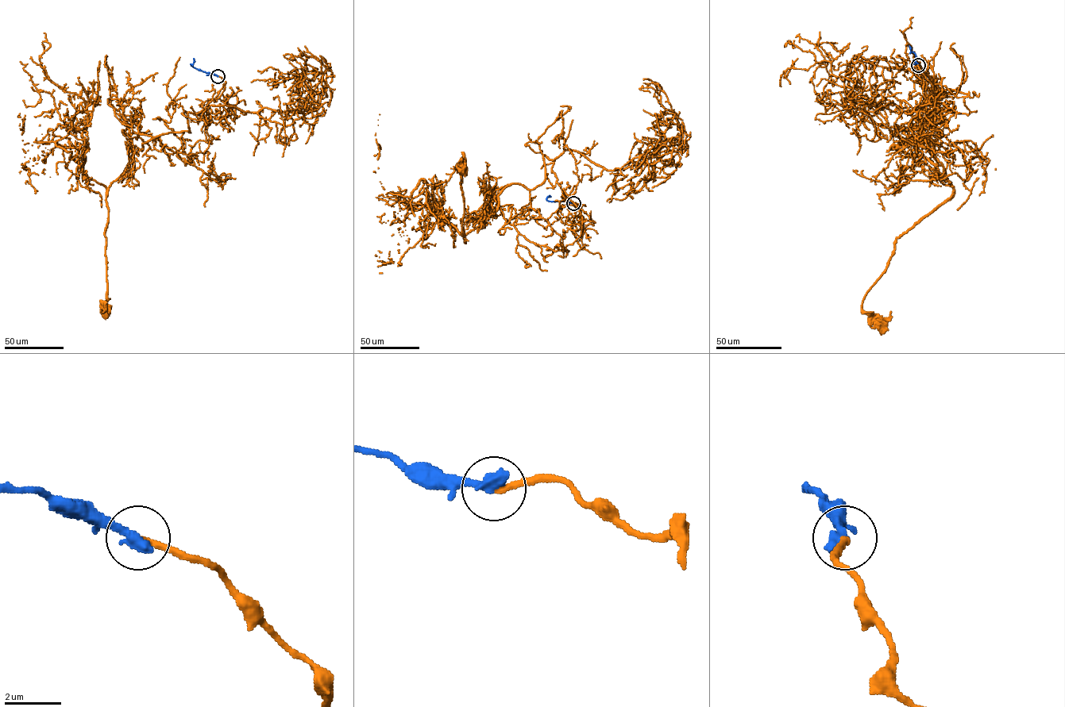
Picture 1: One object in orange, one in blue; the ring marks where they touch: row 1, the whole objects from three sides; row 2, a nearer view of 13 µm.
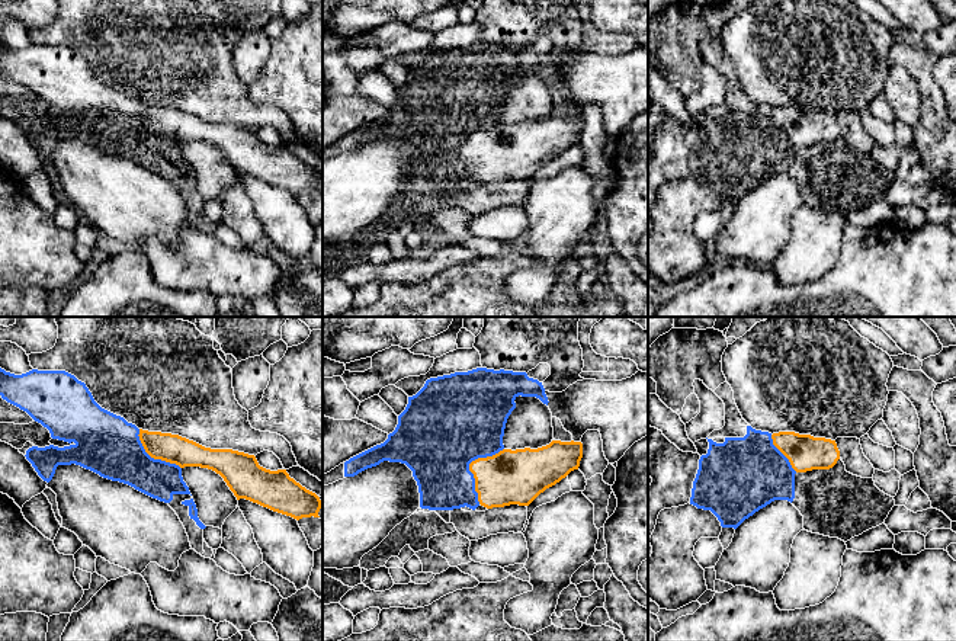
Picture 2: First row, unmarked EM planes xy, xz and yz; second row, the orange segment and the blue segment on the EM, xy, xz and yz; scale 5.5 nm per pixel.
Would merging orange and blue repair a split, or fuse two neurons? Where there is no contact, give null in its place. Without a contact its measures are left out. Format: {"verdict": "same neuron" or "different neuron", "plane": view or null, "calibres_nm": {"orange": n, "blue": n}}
{"verdict": "same neuron", "plane": "xz", "calibres_nm": {"orange": 300, "blue": 480}}

